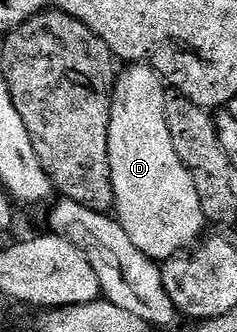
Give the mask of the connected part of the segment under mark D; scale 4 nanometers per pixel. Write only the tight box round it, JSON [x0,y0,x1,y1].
[108,63,206,263]

